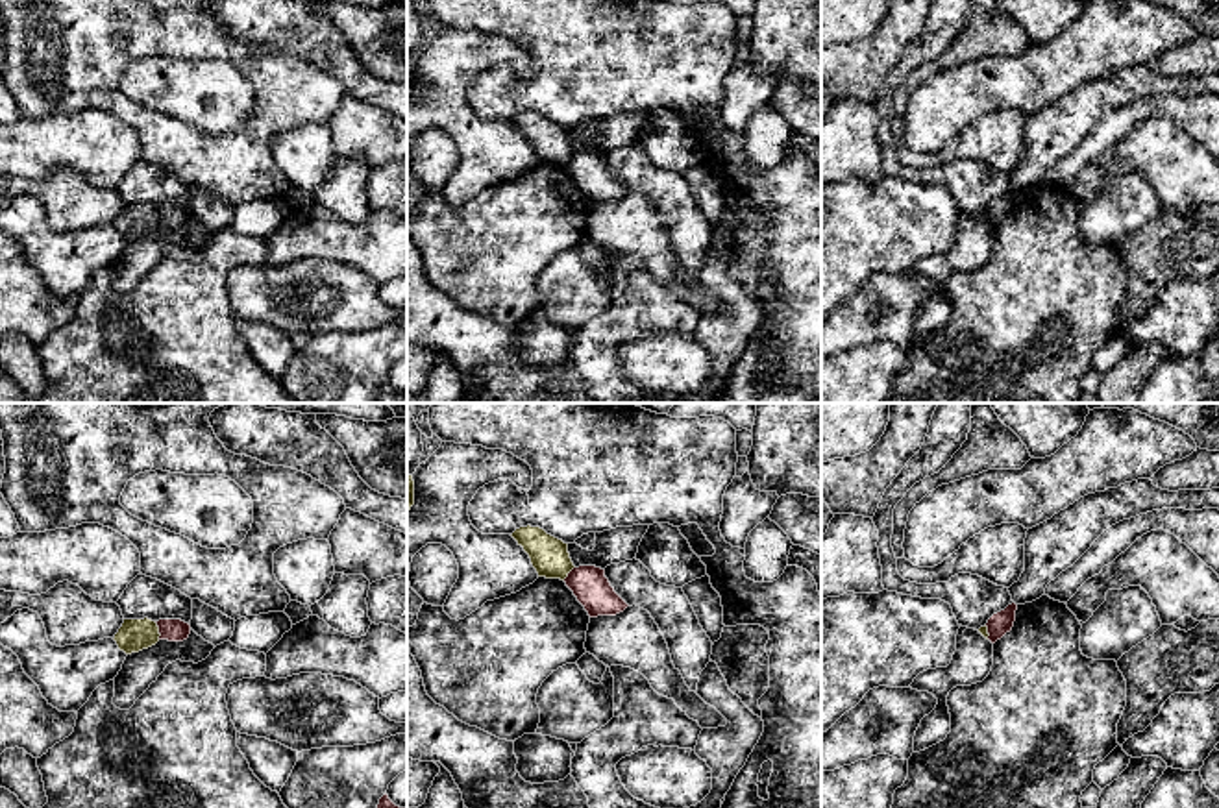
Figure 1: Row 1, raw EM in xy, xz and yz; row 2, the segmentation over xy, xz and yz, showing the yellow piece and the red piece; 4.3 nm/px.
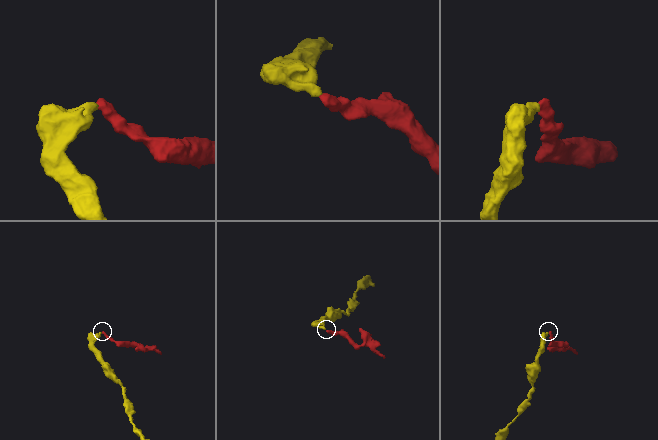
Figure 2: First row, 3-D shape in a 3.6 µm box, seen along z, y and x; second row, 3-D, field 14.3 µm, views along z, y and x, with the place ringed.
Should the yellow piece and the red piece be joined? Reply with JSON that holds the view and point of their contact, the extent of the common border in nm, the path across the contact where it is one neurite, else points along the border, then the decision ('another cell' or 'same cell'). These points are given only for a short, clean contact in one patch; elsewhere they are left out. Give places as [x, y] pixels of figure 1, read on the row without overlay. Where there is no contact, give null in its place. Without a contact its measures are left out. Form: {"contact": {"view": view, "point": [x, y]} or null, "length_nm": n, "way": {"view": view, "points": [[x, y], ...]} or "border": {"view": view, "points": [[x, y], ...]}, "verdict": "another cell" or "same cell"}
{"contact": {"view": "xy", "point": [158, 217]}, "length_nm": 80, "border": {"view": "xy", "points": [[154, 208], [160, 224]]}, "verdict": "another cell"}

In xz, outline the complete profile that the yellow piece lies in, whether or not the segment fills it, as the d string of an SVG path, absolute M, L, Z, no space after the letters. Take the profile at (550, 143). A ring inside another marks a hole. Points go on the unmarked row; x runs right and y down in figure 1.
M520 113L511 122L529 141L538 163L564 166L575 153L568 139L568 129L540 113Z

